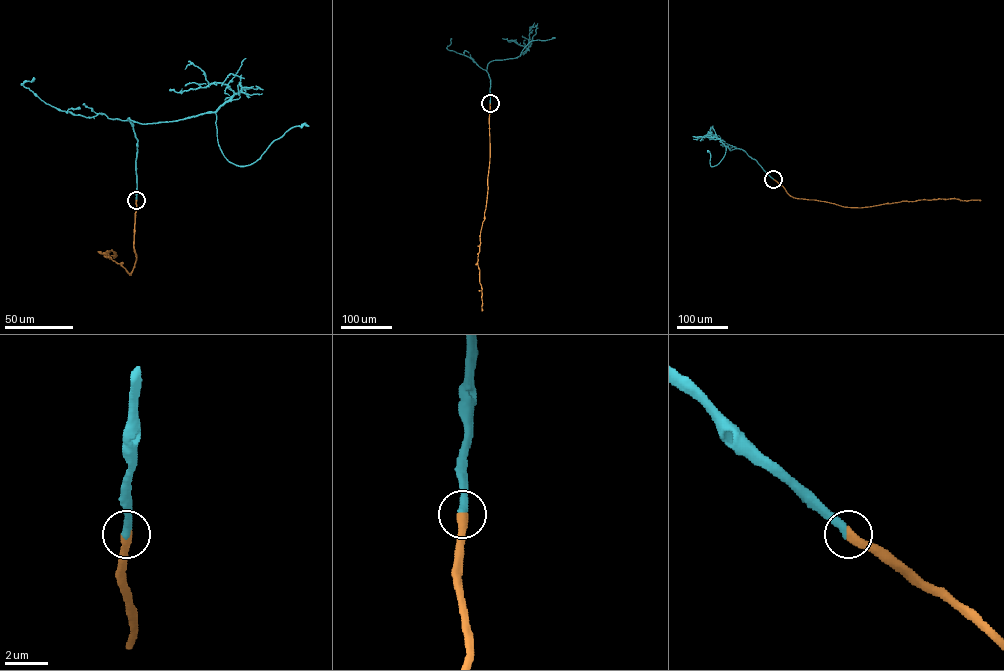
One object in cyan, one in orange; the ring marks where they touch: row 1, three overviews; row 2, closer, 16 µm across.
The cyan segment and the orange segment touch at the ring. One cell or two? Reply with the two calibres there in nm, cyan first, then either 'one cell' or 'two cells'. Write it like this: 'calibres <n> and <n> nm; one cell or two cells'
calibres 380 and 440 nm; one cell

